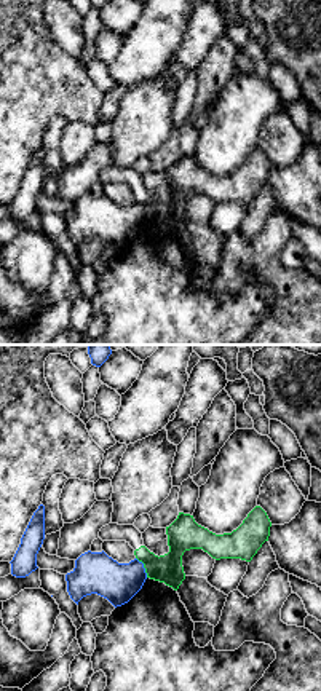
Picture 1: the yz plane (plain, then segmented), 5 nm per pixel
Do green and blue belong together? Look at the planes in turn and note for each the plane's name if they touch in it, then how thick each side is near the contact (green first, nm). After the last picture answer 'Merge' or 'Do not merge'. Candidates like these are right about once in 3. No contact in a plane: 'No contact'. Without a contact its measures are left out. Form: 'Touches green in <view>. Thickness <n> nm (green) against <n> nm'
Touches green in yz. Thickness 160 nm (green) against 200 nm

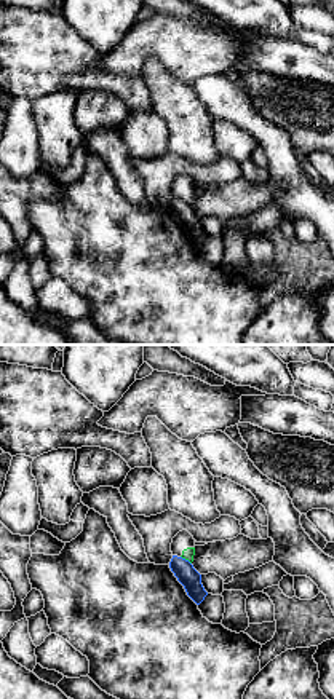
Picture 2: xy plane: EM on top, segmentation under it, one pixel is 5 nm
Touches green in xy. Thickness 60 nm (green) against 100 nm

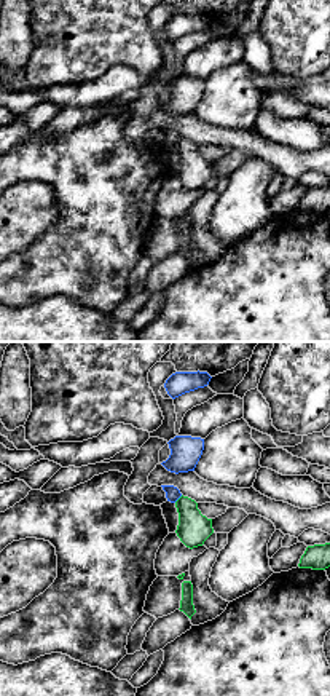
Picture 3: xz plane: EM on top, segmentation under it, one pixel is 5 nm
Touches green in xz. Thickness 170 nm (green) against 80 nm

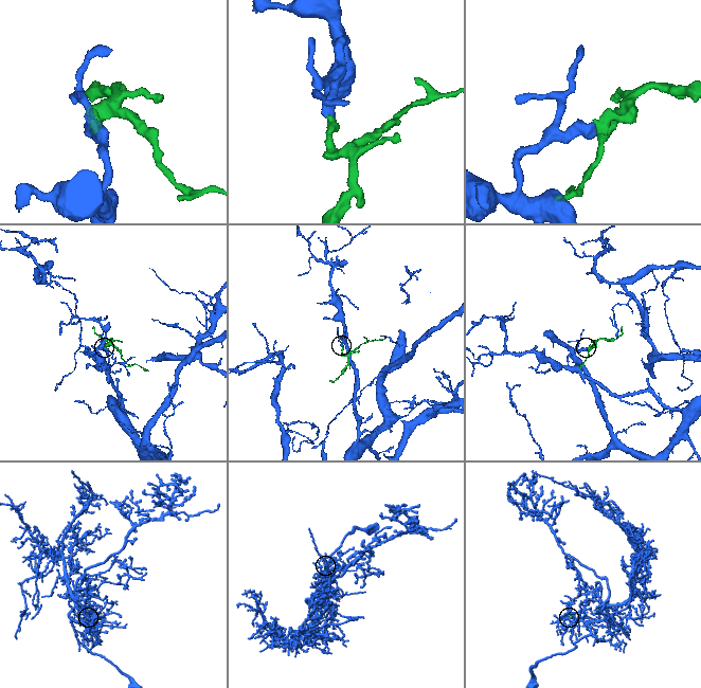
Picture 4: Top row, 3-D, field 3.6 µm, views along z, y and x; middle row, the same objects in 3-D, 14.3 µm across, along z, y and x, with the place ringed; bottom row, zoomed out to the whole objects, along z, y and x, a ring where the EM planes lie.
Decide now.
Do not merge

